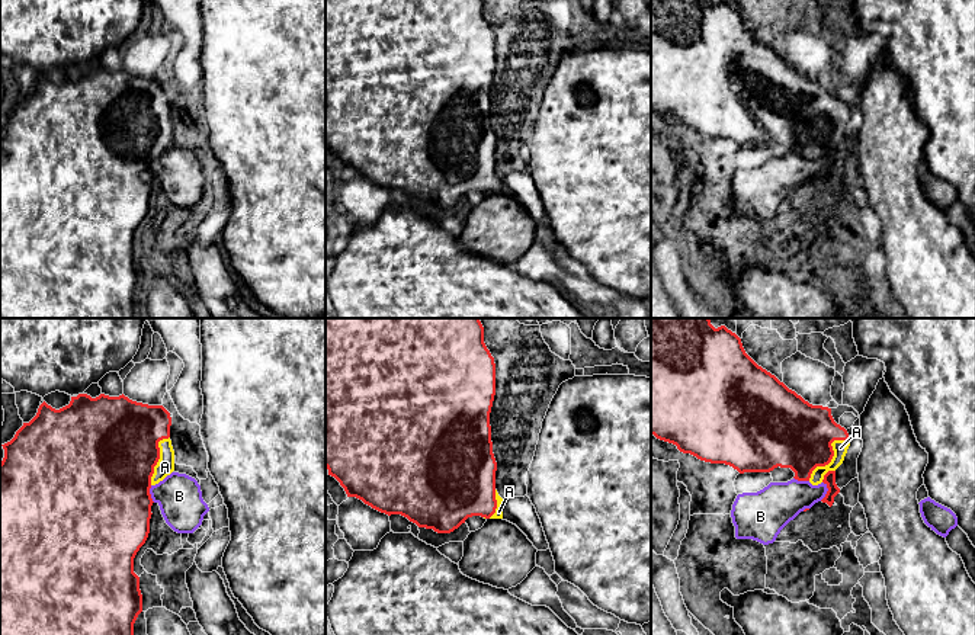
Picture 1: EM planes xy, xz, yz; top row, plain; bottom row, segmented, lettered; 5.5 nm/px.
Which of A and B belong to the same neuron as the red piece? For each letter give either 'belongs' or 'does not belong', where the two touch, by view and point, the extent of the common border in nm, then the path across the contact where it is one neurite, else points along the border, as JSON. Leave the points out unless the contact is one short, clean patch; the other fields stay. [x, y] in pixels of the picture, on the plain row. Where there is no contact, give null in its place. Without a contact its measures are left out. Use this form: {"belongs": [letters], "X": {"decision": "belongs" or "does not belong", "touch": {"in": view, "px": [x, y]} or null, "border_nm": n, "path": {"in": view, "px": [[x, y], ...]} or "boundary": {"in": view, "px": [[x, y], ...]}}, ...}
{"belongs": ["A"], "A": {"decision": "belongs", "touch": {"in": "yz", "px": [833, 130]}, "border_nm": 320}, "B": {"decision": "does not belong", "touch": {"in": "yz", "px": [827, 166]}, "border_nm": 110}}

